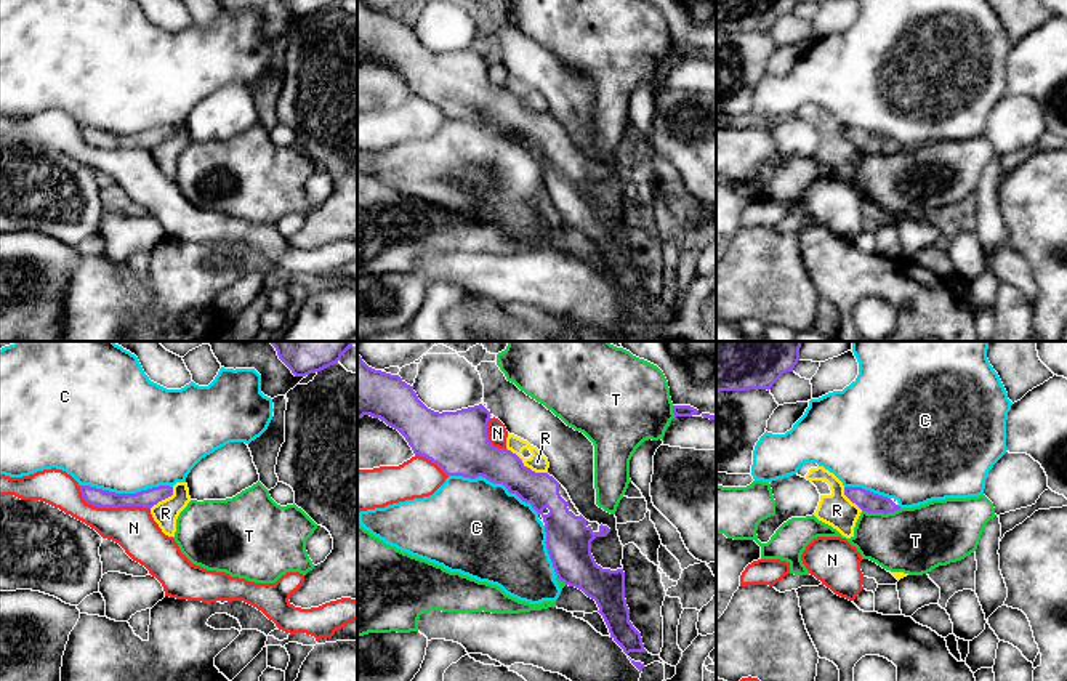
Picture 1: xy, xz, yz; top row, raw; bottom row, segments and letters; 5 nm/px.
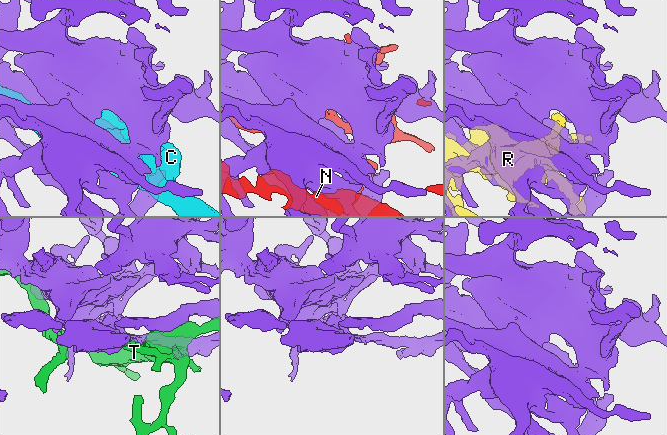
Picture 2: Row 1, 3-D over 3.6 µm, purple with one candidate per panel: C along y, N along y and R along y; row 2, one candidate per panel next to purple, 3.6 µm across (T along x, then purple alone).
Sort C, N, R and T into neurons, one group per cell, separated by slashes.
C / N / R / T

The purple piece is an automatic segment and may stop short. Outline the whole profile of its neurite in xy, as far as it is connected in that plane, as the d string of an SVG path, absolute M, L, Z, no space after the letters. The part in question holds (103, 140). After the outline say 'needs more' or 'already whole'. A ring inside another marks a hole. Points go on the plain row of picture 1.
M176 123L173 128L159 127L136 135L115 135L90 127L80 127L80 133L87 144L98 149L149 149L154 162L168 178L175 178L176 160L191 143L186 123Z; needs more

